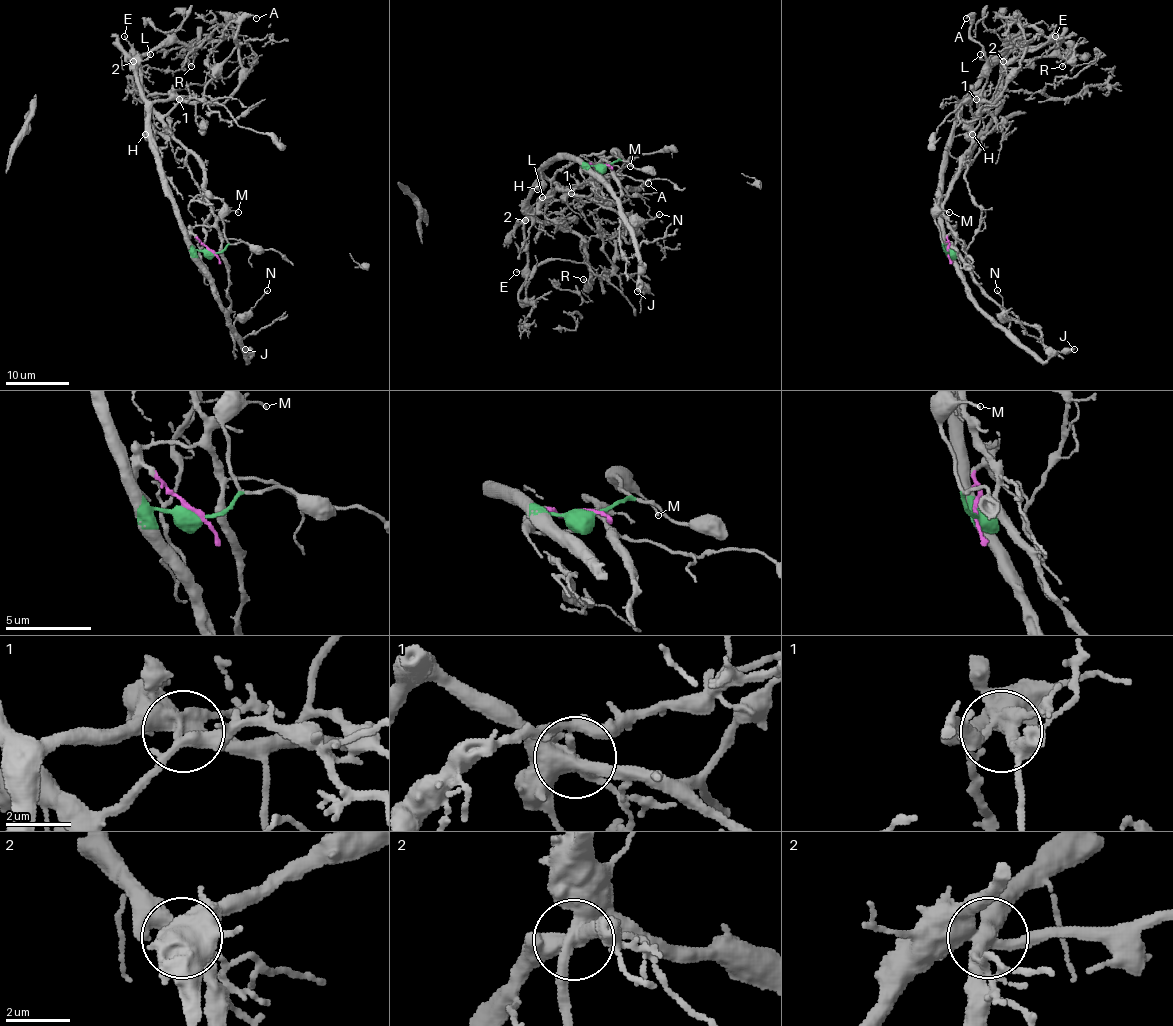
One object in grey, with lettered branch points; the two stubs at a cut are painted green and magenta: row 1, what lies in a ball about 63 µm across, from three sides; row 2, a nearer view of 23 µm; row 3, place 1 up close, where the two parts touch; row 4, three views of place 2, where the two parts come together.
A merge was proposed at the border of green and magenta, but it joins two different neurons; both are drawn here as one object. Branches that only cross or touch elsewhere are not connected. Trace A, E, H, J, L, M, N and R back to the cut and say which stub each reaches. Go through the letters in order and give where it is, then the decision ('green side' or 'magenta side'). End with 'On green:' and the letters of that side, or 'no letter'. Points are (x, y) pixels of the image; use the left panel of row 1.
A: place (256, 18); green side
E: place (124, 36); green side
H: place (145, 134); green side
J: place (245, 349); green side
L: place (150, 54); green side
M: place (238, 212); green side
N: place (267, 290); green side
R: place (191, 66); green side
On green: A, E, H, J, L, M, N, R

